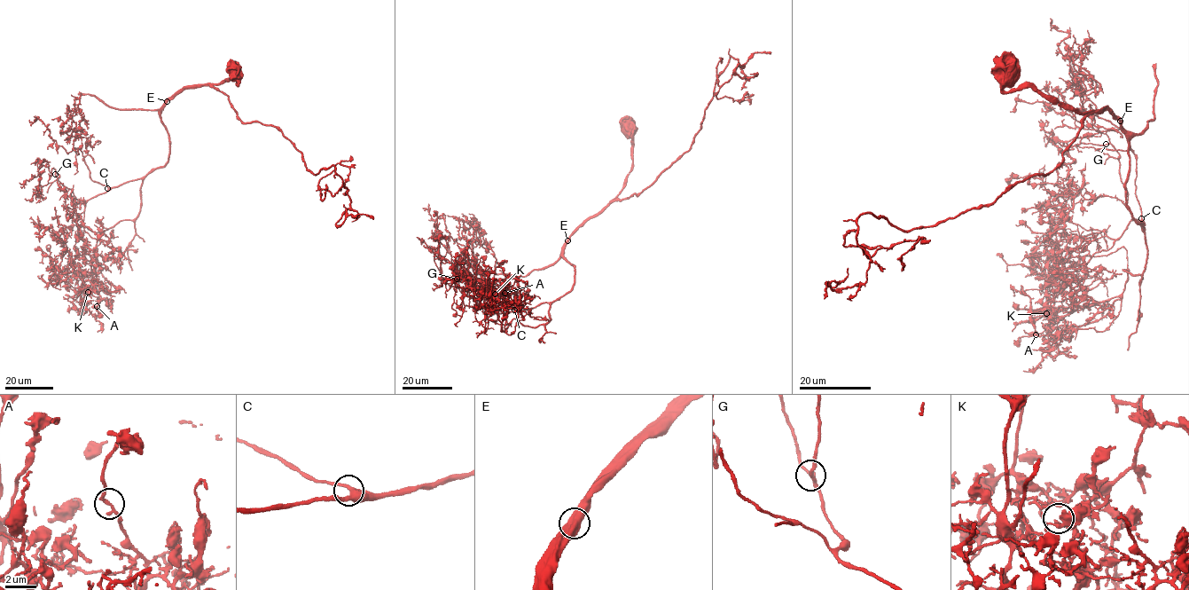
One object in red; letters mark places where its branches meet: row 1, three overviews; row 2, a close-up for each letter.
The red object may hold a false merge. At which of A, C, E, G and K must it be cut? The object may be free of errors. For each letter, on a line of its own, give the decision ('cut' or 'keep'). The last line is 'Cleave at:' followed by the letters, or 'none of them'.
A: keep
C: keep
E: keep
G: keep
K: keep
Cleave at: none of them

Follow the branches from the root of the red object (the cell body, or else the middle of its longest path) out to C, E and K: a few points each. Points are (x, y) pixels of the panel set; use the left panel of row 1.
C: (235, 68), (238, 84), (237, 73), (168, 100), (160, 113), (169, 141), (166, 164), (107, 188)
E: (235, 68), (238, 84), (237, 73), (219, 82), (189, 87), (167, 101)
K: (235, 68), (238, 84), (237, 73), (167, 102), (168, 162), (144, 178), (138, 215), (99, 234), (88, 292)

